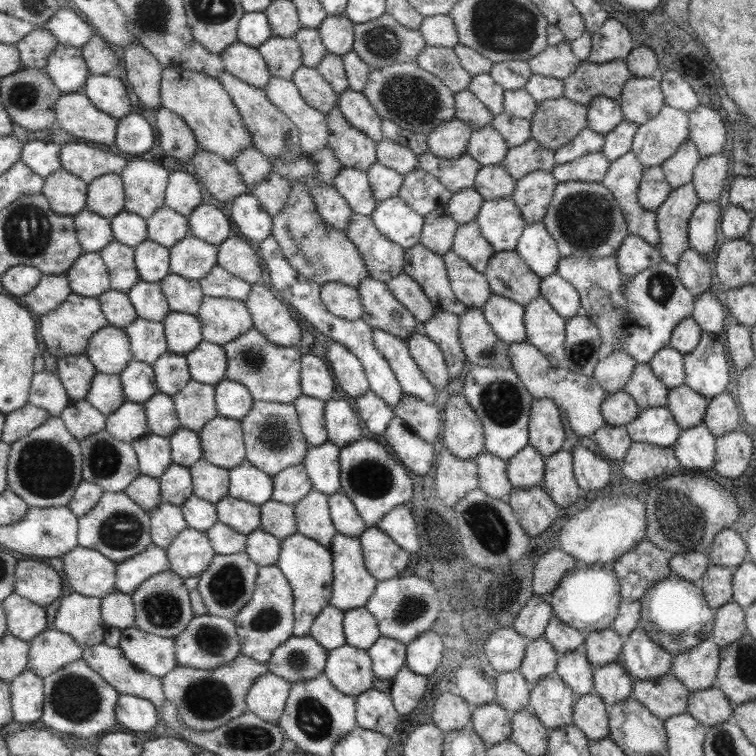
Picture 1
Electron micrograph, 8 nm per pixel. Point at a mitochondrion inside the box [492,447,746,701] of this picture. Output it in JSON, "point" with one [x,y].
{"point":[680,519]}

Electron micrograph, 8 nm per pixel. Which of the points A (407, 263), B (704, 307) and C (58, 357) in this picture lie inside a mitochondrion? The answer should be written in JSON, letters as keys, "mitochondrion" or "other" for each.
{"A":"other","B":"other","C":"other"}

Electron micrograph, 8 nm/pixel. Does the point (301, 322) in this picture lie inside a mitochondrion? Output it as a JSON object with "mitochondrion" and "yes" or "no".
{"mitochondrion":"no"}

